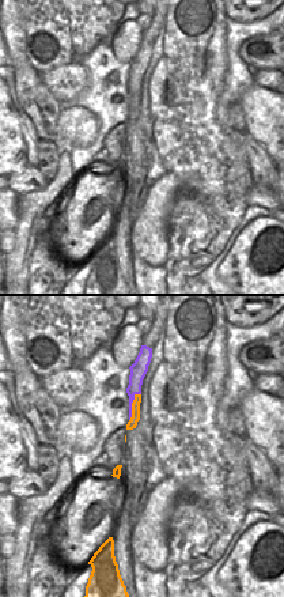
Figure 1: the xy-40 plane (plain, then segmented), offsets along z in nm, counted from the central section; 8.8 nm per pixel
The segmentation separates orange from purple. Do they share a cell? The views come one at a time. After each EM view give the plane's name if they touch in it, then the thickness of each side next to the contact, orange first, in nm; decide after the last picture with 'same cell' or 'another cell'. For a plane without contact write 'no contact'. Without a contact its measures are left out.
contact in xy-40; calibres 90 and 120 nm

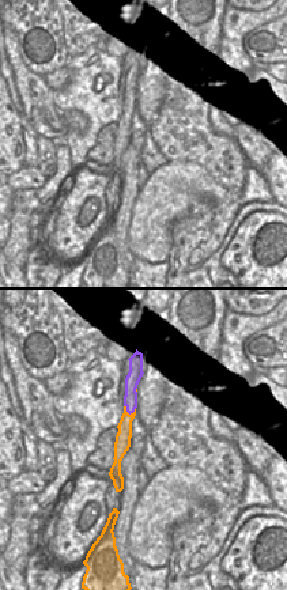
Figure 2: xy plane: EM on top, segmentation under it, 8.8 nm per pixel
contact in xy; calibres 140 and 120 nm

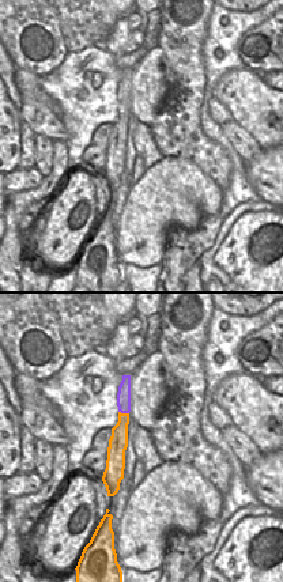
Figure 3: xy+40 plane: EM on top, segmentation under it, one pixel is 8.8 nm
contact in xy+40; calibres 170 and 120 nm

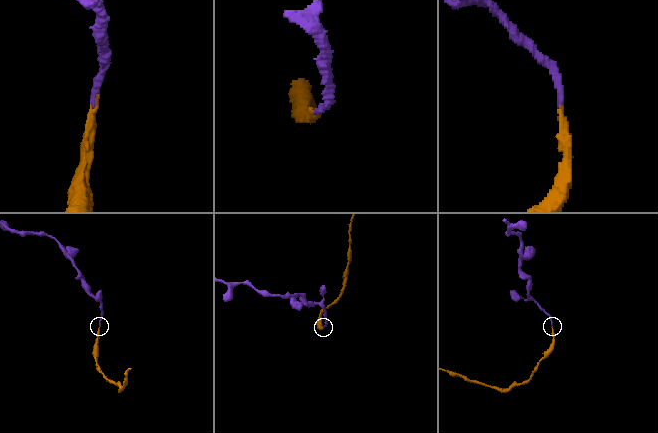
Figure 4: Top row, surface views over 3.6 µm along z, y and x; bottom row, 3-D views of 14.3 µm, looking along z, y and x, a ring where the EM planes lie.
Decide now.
another cell

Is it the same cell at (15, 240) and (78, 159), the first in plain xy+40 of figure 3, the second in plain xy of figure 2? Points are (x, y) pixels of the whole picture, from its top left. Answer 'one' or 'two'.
two

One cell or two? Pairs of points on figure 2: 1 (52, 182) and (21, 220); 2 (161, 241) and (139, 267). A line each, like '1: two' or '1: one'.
1: one
2: two

